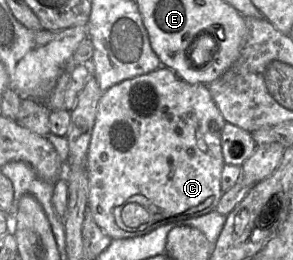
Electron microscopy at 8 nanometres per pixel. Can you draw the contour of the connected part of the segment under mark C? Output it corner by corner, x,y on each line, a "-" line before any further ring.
164,66
150,73
120,82
104,91
99,100
87,154
88,212
97,226
112,239
133,238
149,234
162,225
200,217
214,211
223,194
221,190
221,173
225,163
221,139
225,124
226,121
215,104
208,86
189,84
182,80
173,70

